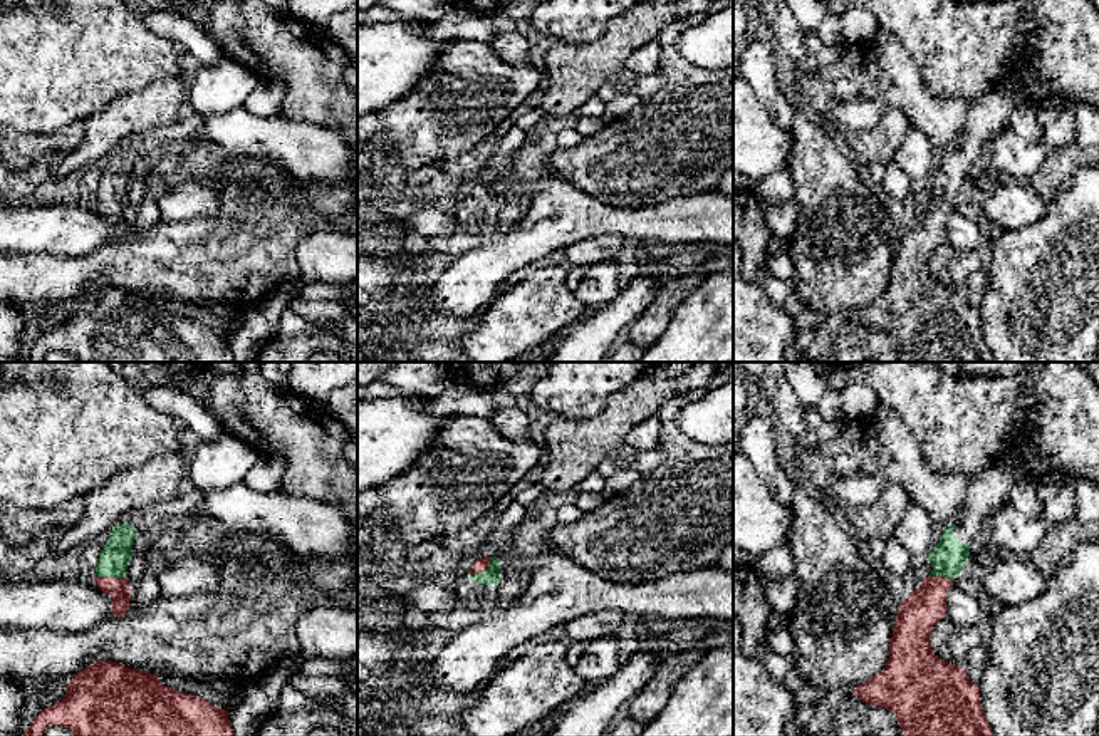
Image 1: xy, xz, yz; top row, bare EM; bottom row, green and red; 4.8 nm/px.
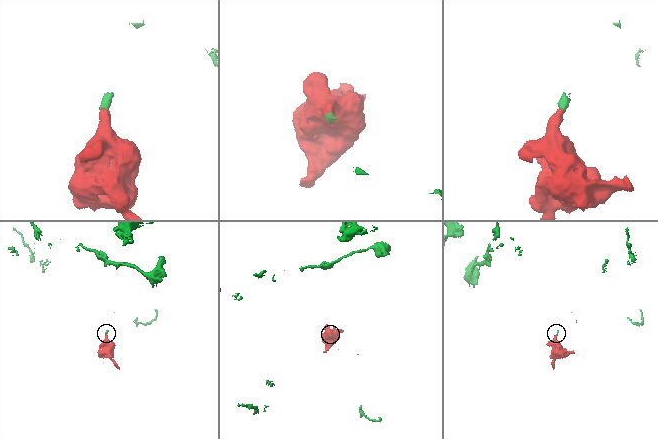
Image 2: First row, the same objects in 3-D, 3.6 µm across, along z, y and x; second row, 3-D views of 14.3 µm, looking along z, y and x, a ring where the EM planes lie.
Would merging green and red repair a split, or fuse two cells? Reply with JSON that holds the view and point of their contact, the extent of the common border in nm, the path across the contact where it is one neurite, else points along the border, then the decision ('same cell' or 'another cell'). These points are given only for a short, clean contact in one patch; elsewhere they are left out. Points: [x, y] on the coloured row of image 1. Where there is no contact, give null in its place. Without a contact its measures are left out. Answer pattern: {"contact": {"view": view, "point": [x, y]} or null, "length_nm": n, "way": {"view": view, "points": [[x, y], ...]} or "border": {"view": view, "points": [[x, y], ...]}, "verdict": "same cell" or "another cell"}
{"contact": {"view": "xy", "point": [109, 575]}, "length_nm": 150, "way": {"view": "xy", "points": [[114, 557], [109, 575], [118, 589]]}, "verdict": "same cell"}

